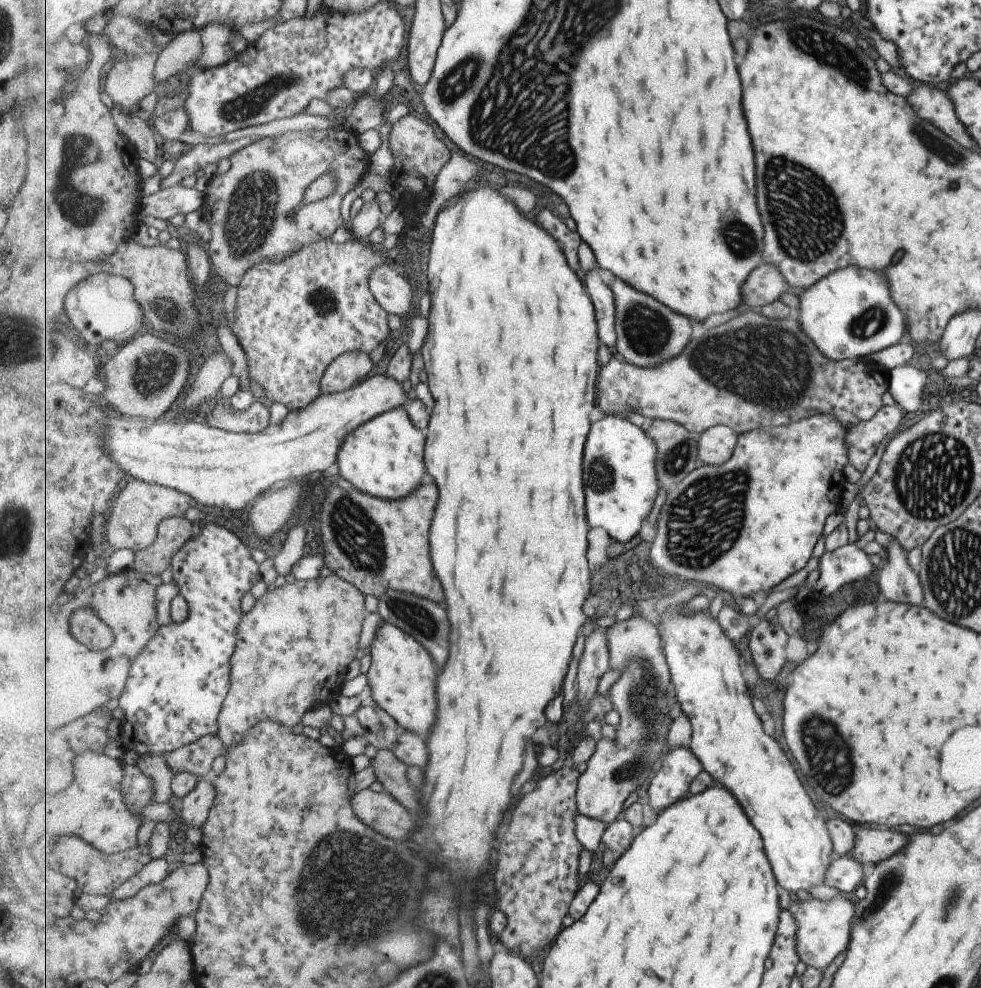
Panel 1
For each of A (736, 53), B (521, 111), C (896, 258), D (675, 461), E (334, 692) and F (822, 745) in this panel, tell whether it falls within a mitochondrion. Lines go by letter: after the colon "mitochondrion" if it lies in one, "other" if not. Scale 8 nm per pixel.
A: other
B: mitochondrion
C: other
D: mitochondrion
E: other
F: mitochondrion

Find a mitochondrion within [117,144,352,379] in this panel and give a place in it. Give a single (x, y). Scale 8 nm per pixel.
(250, 215)

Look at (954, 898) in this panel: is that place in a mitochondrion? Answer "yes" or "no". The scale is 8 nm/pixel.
yes

